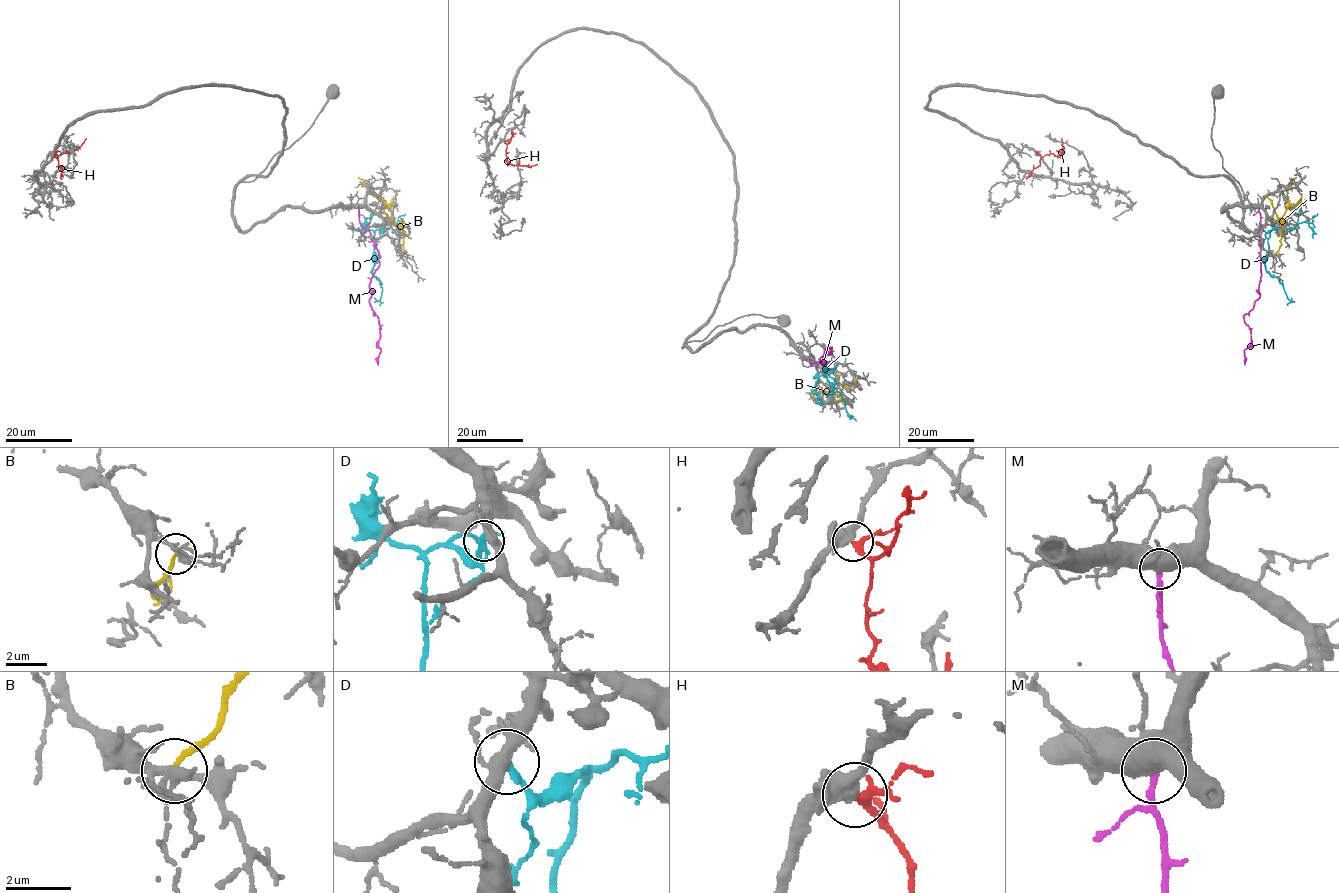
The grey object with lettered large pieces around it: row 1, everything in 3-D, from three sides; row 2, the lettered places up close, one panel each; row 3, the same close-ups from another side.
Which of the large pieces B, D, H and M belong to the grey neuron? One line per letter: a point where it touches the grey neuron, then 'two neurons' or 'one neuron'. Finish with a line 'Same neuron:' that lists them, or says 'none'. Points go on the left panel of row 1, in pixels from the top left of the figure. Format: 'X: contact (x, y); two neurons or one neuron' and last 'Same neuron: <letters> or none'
B: contact (406, 255); two neurons
D: contact (384, 229); two neurons
H: contact (52, 154); one neuron
M: contact (358, 208); two neurons
Same neuron: H

